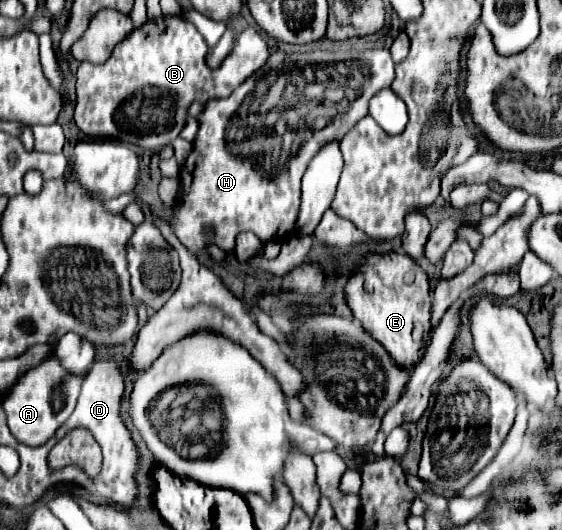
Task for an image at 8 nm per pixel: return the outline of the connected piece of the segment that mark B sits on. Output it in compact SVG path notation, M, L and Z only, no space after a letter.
M162 17L160 21L144 23L142 27L134 29L130 37L126 37L114 47L106 63L94 65L84 61L78 67L78 73L76 73L78 103L74 111L76 125L90 137L108 137L122 143L134 143L144 149L154 149L154 147L172 143L184 129L186 109L196 97L200 103L206 103L208 99L214 99L214 97L228 97L240 83L244 83L244 79L248 79L254 71L258 71L266 63L270 55L270 47L256 29L248 27L238 37L234 49L228 53L228 57L218 67L218 71L206 65L206 53L208 53L208 45L204 37L198 33L198 29L192 23L184 21L182 17Z

